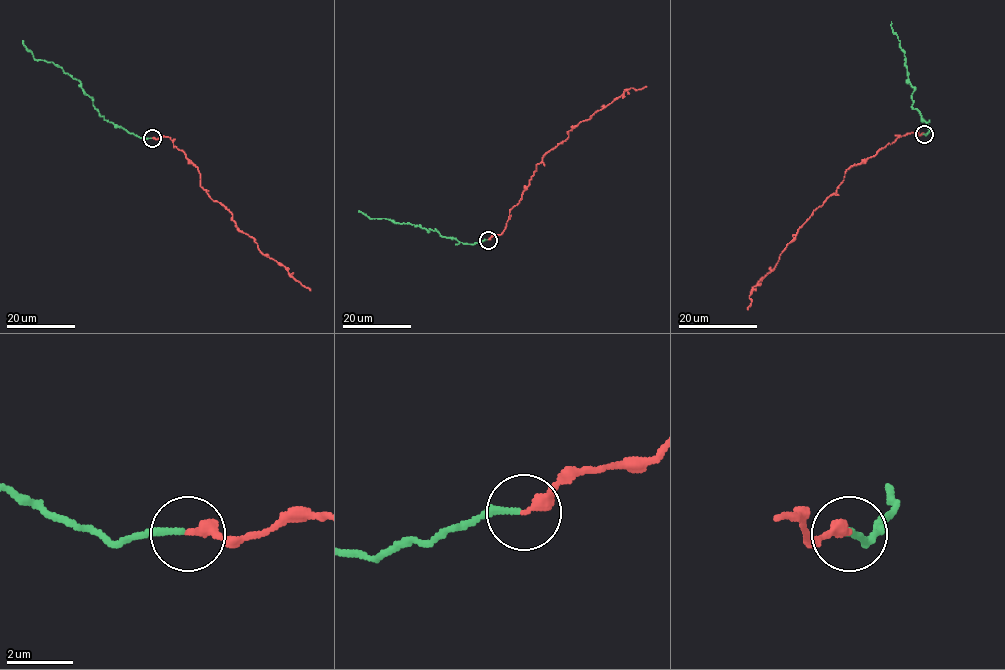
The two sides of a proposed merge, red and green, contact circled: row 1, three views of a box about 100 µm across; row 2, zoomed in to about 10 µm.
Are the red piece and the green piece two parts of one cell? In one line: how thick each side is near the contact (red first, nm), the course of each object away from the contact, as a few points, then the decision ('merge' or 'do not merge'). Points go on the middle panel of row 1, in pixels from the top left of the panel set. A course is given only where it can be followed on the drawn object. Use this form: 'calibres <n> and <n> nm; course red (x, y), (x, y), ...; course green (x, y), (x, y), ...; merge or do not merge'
calibres 360 and 200 nm; course red (488, 239), (505, 228), (510, 210), (520, 200), (537, 164), (567, 137), (568, 131), (626, 89), (646, 86); course green (487, 239), (465, 244), (443, 237), (435, 229), (428, 231), (413, 224), (370, 219), (358, 211); do not merge

